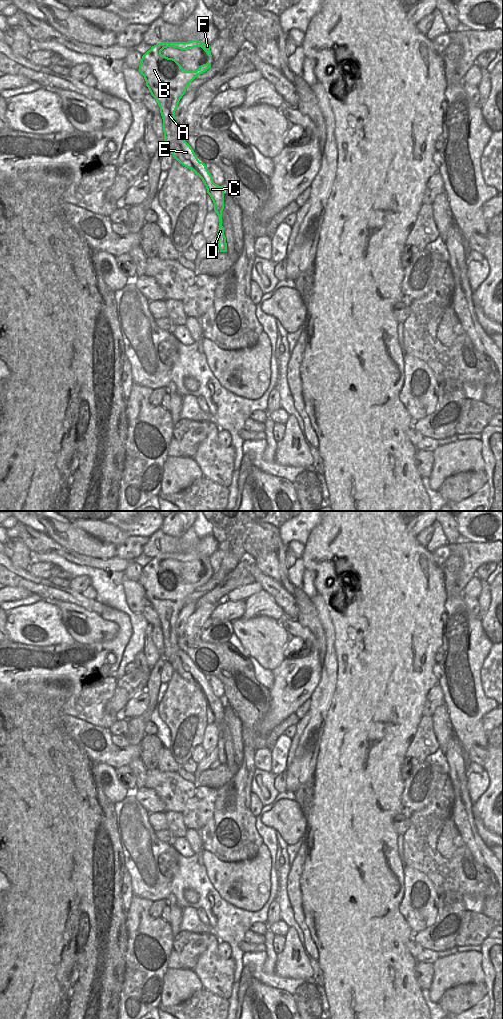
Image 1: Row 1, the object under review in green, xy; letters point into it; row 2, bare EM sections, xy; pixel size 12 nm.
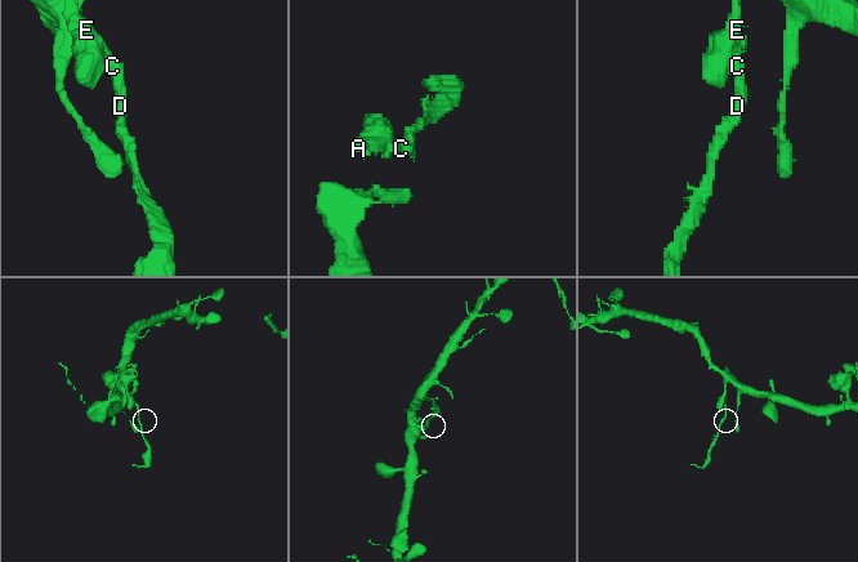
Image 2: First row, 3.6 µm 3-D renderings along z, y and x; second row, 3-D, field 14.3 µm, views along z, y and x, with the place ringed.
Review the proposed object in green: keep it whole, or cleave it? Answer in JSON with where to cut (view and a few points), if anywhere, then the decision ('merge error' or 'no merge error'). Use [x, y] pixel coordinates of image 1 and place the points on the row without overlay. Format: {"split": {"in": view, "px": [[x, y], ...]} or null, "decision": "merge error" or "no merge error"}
{"split": {"in": "xy", "px": [[212, 692], [205, 697]]}, "decision": "merge error"}

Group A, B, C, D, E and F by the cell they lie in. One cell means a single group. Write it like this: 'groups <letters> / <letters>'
groups A B E F / C D

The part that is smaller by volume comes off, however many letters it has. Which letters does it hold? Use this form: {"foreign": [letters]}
{"foreign": ["C", "D"]}

